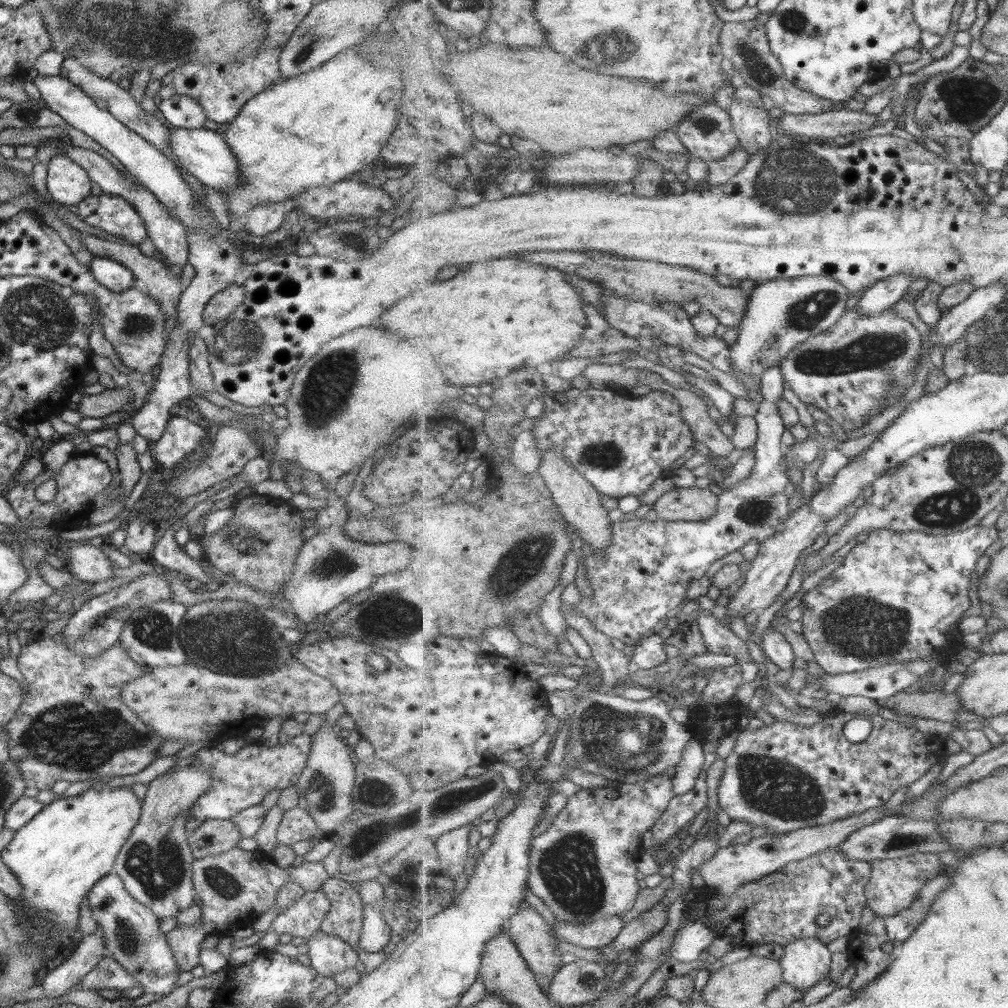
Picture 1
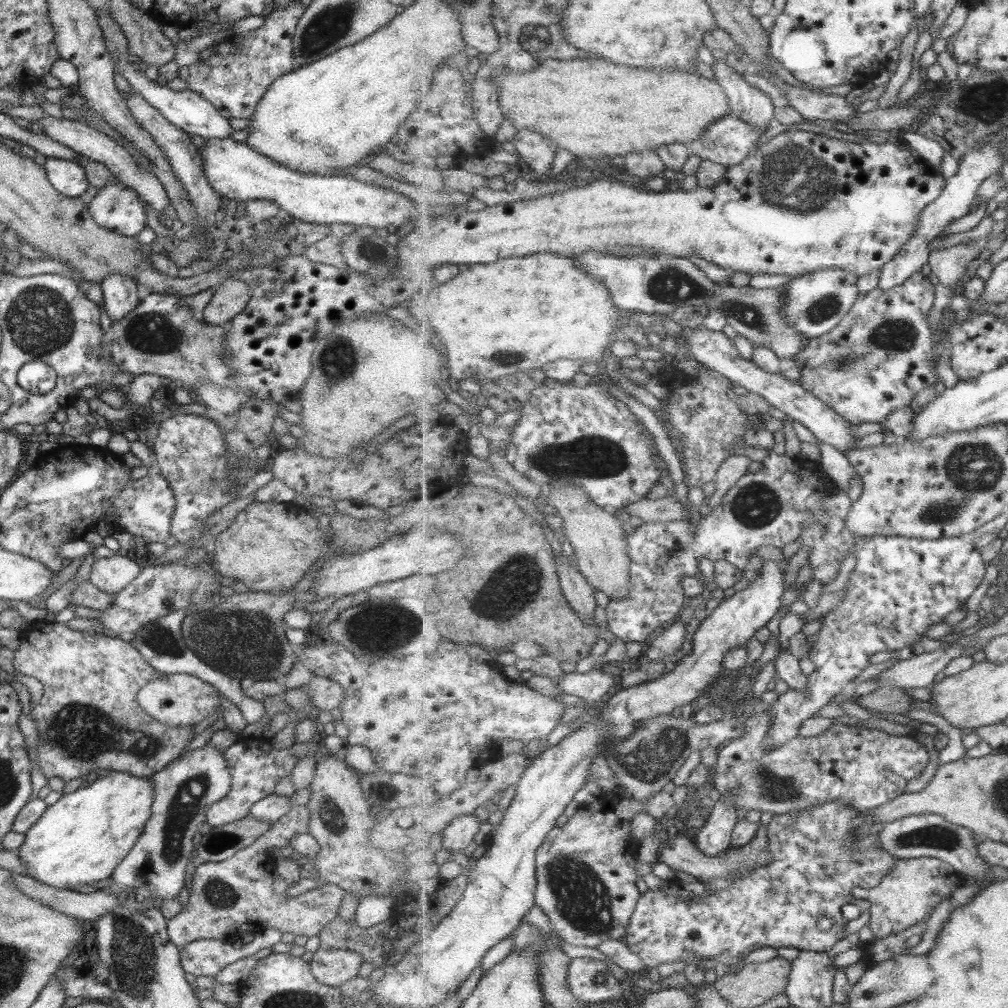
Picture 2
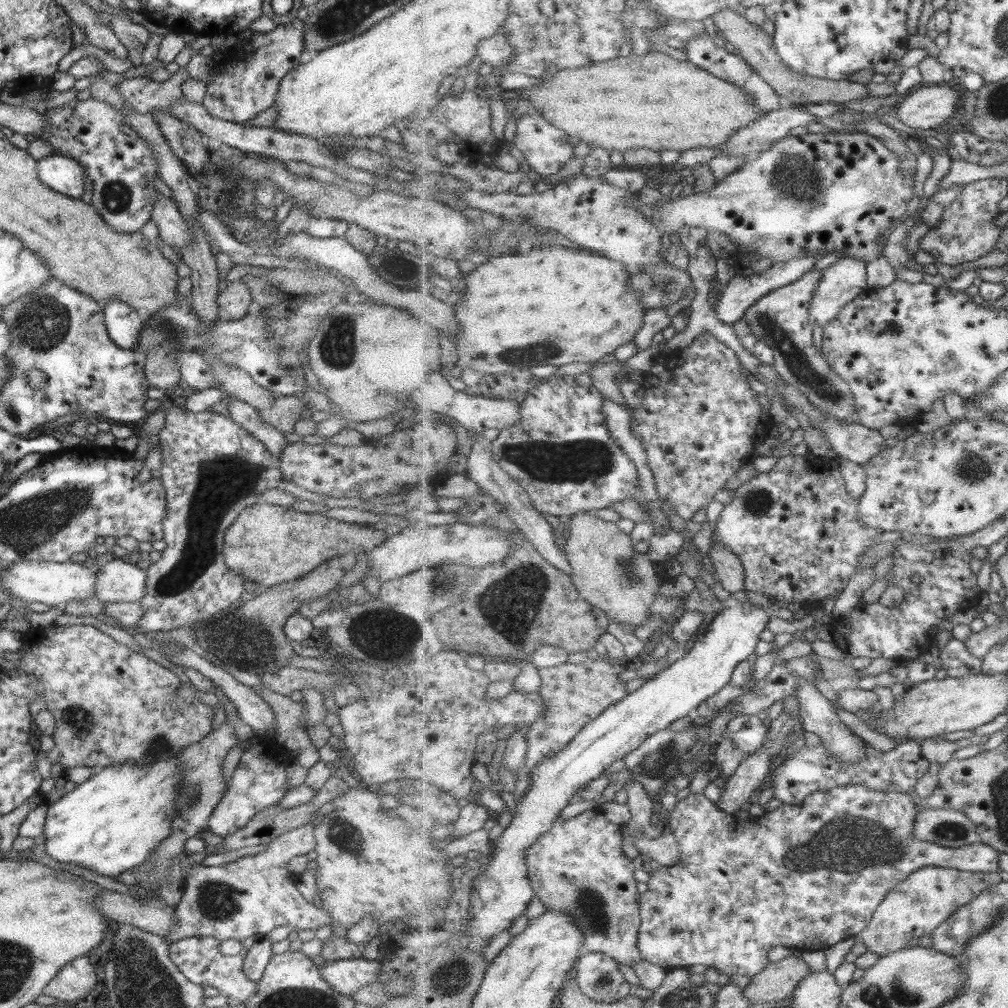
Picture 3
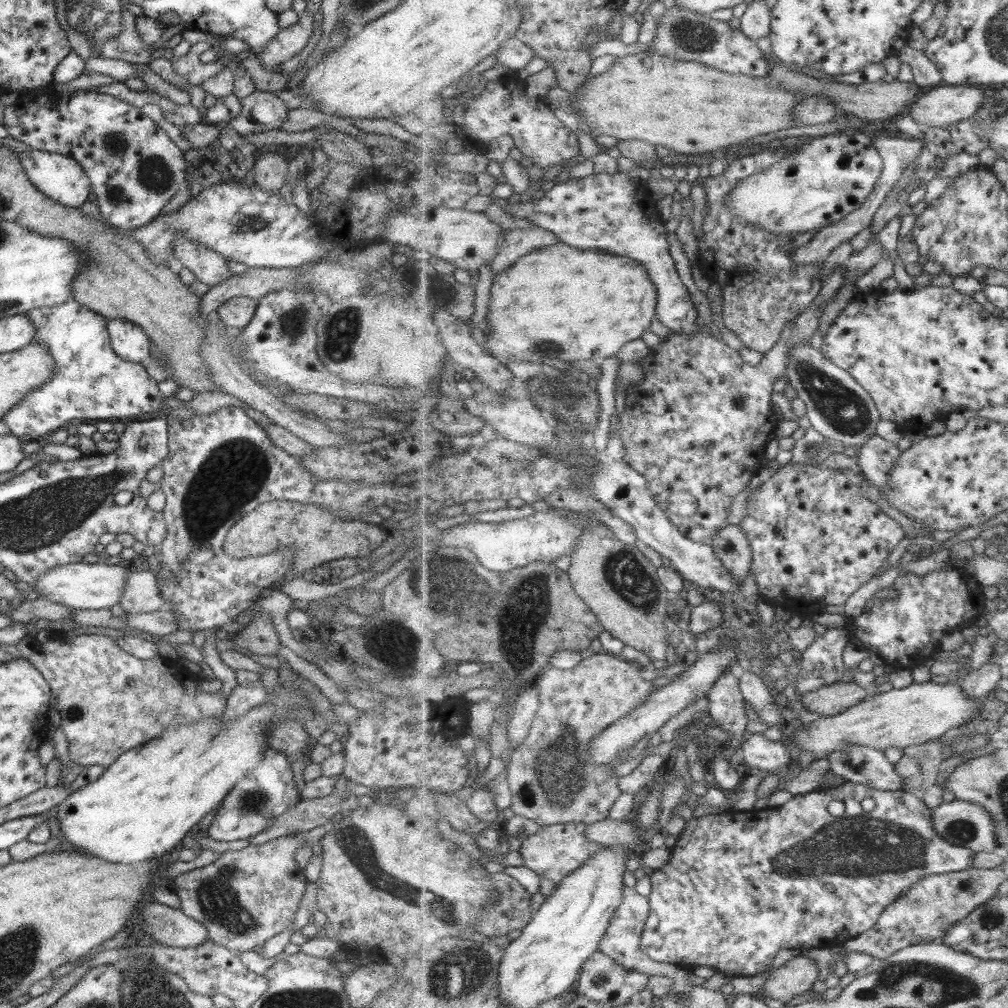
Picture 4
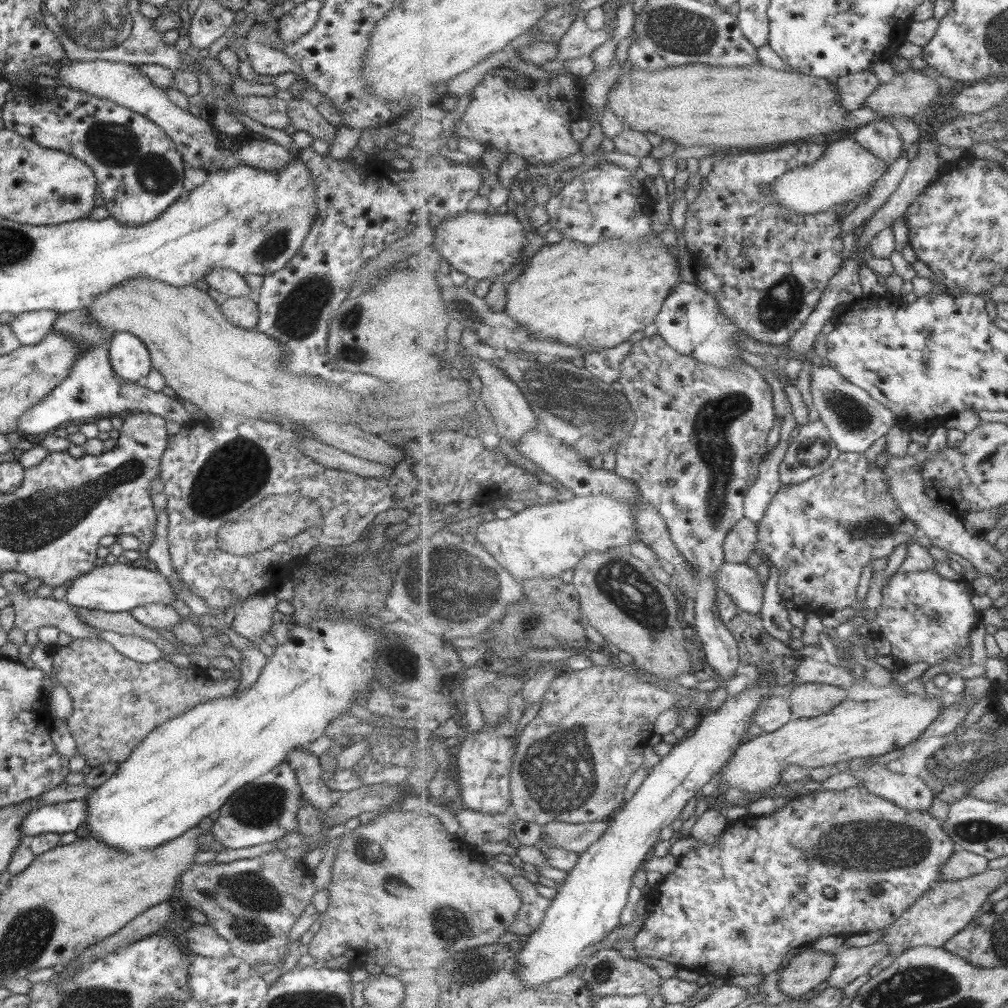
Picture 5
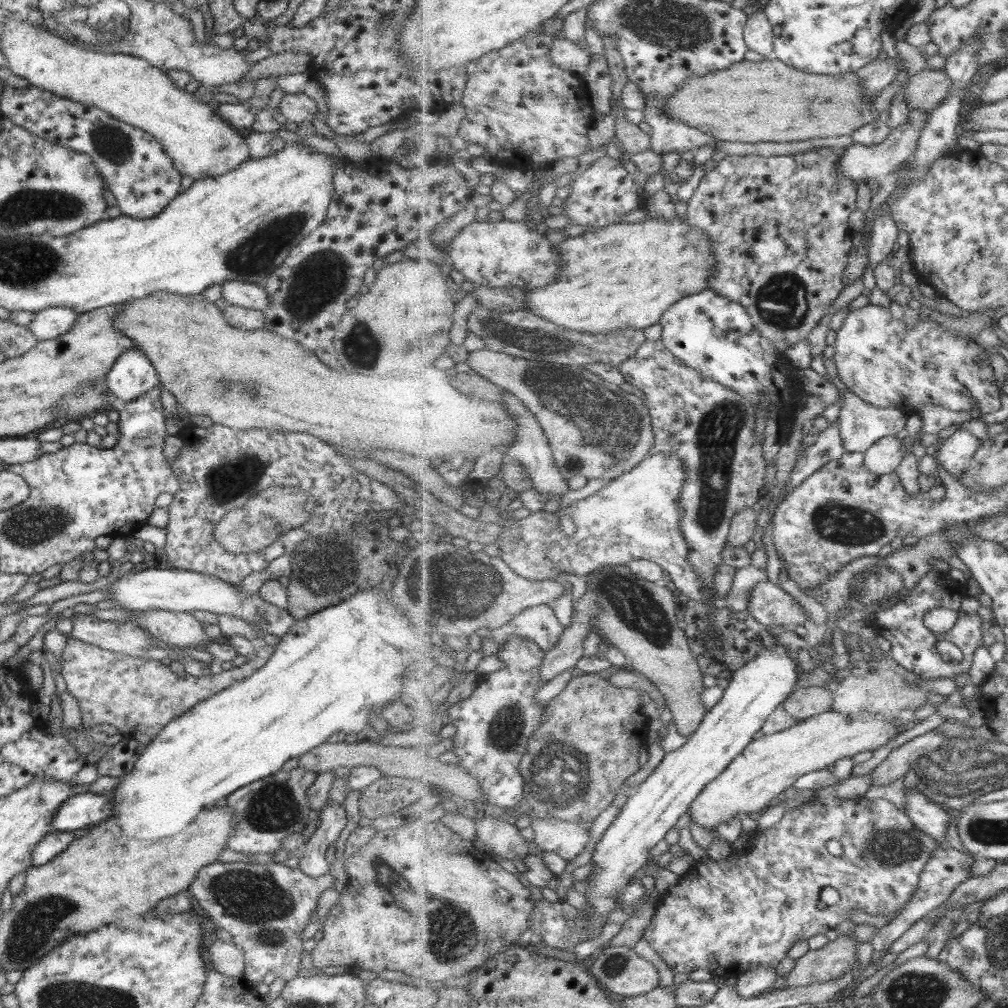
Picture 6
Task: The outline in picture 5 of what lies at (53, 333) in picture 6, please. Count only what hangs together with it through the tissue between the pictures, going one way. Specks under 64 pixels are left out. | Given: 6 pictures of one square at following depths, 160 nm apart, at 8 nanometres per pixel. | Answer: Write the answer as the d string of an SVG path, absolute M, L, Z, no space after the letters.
M53 310L22 313L15 316L9 323L9 328L21 346L37 345L45 335L52 332L53 323L57 321L57 317L59 313Z

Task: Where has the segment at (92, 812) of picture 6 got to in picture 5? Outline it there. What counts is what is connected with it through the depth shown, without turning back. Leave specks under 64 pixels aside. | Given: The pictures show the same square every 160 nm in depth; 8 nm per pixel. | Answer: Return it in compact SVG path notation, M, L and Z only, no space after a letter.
M83 799L59 802L29 812L23 819L19 832L22 839L44 833L60 836L67 832L80 831L85 817L87 817L87 806Z

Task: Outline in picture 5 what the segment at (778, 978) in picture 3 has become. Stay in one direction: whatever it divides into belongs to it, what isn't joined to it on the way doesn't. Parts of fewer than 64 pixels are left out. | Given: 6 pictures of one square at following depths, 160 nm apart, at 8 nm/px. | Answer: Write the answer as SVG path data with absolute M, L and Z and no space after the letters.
M807 948L786 961L779 972L778 985L791 1000L799 1000L803 994L813 992L821 982L827 981L836 964L833 953Z

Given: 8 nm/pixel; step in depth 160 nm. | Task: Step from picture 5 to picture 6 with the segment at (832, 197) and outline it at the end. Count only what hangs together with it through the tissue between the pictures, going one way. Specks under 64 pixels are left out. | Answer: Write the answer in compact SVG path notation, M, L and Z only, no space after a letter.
M910 109L910 119L907 124L892 129L890 135L882 142L873 146L865 146L864 144L853 142L847 146L845 151L840 155L840 171L857 184L859 180L863 180L866 184L871 179L880 180L881 178L896 172L897 166L901 166L903 162L911 162L917 152L918 142L922 135L922 130L928 123L928 111L923 109Z

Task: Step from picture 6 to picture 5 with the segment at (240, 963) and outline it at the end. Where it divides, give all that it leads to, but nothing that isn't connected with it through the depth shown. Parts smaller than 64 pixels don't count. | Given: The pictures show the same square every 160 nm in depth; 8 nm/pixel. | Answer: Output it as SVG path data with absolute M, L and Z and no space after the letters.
M193 924L185 932L187 943L185 946L203 957L225 958L230 954L230 946L227 940L218 936L209 926Z

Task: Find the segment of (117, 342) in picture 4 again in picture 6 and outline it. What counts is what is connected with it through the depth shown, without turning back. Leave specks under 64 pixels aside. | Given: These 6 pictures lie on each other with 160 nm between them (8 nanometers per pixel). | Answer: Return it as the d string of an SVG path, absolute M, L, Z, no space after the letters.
M135 348L115 360L104 376L104 384L118 406L131 402L155 388L158 378L147 358Z

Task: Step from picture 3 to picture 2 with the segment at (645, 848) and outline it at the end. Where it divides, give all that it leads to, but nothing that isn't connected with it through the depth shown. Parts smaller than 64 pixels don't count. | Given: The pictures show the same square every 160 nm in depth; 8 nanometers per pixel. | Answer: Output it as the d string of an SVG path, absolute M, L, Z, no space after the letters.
M758 821L759 828L755 838L746 846L739 848L729 848L727 852L719 856L709 856L697 849L694 841L679 835L671 838L666 842L664 849L660 854L660 862L668 865L672 870L678 870L691 874L698 880L713 880L719 877L728 877L737 871L748 868L752 869L757 865L766 865L772 861L771 853L769 853L769 837L767 837L766 827L763 827Z

